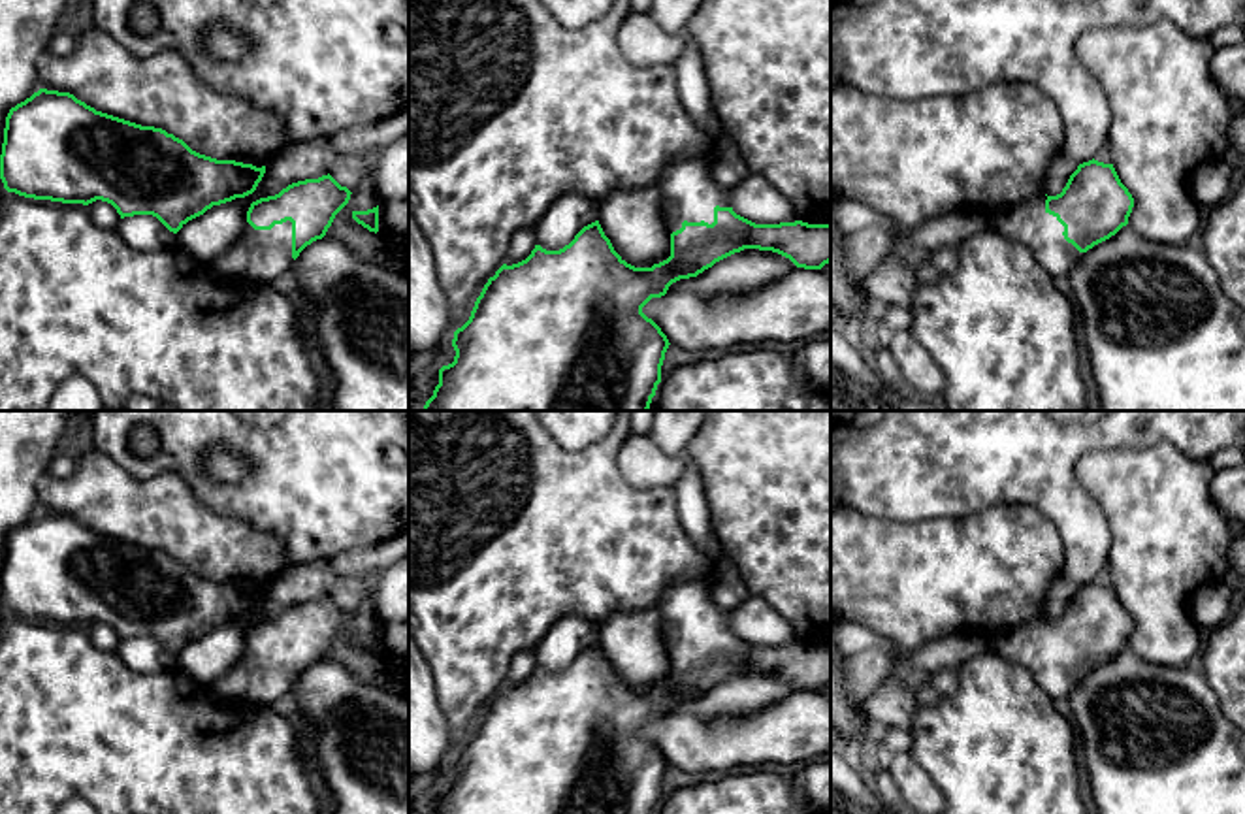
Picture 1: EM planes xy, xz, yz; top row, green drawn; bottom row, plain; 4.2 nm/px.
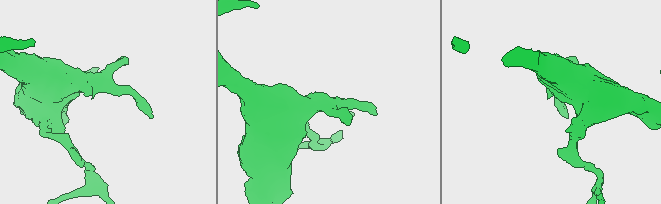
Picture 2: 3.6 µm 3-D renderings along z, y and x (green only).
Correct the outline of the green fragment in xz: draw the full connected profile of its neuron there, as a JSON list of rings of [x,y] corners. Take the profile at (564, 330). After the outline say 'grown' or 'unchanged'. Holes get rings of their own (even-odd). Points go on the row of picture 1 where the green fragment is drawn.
[[[672,160],[657,181],[657,188],[665,228],[671,236],[667,260],[652,268],[627,264],[595,220],[559,251],[535,245],[525,260],[512,266],[503,264],[484,285],[469,320],[454,332],[454,362],[439,369],[439,384],[424,411],[648,411],[671,345],[661,328],[642,313],[652,298],[665,296],[672,283],[697,277],[744,249],[778,252],[804,269],[821,269],[831,262],[831,224],[802,220],[755,224],[736,215],[731,207],[731,190],[714,179],[712,164],[706,160]]] | grown

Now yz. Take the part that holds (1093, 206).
[[[1092,158],[1077,166],[1060,194],[1040,194],[1032,200],[989,213],[987,226],[1025,245],[1053,279],[1068,279],[1089,249],[1109,239],[1128,224],[1132,207],[1134,198],[1121,183],[1113,164]]] | grown

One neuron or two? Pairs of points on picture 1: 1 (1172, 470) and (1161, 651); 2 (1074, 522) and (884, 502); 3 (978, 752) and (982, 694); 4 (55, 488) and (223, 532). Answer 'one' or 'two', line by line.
1: one
2: one
3: one
4: one

